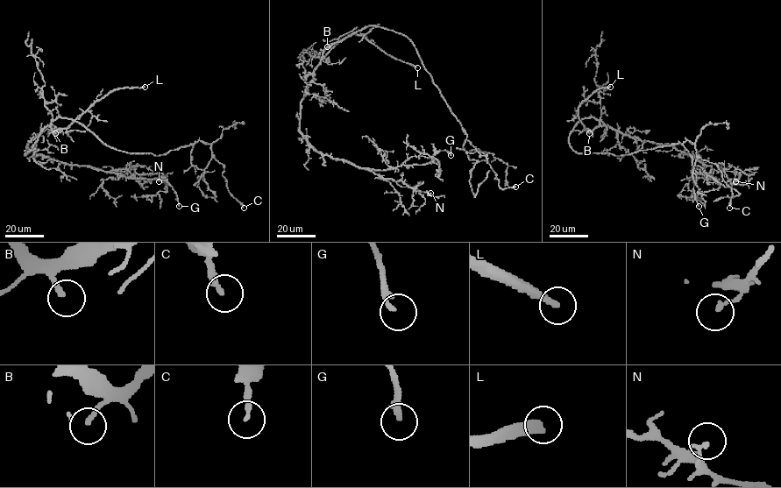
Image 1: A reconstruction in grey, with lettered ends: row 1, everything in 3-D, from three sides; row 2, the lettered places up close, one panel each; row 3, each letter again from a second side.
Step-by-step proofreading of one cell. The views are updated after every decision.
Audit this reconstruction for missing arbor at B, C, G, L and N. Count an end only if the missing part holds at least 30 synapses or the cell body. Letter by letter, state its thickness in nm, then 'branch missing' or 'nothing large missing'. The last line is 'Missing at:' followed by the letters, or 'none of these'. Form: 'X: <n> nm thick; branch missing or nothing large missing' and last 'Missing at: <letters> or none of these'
B: 160 nm thick; branch missing
C: 220 nm thick; nothing large missing
G: 220 nm thick; nothing large missing
L: 320 nm thick; branch missing
N: 160 nm thick; nothing large missing
Missing at: B, L

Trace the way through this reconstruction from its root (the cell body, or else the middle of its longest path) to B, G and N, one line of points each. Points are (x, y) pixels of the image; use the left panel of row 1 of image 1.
B: (59, 117), (52, 123), (51, 129), (55, 133)
G: (59, 117), (27, 143), (31, 151), (62, 163), (126, 177), (161, 173), (176, 193), (179, 206)
N: (59, 117), (27, 143), (31, 151), (62, 163), (105, 171), (126, 169), (141, 184), (153, 180), (159, 181)

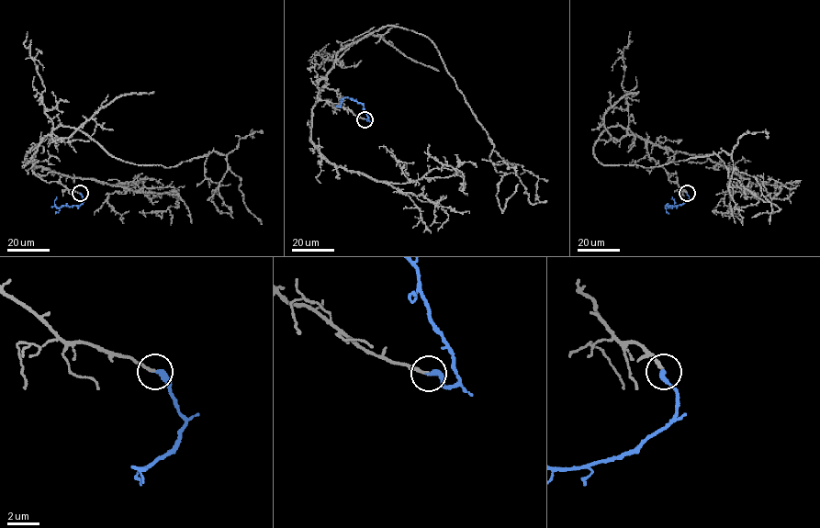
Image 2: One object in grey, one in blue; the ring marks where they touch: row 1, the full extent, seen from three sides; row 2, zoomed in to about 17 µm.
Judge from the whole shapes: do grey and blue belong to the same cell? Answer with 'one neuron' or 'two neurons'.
one neuron

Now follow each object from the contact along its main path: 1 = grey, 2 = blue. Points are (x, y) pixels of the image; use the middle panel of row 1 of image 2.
1: (365, 119), (320, 100), (317, 81), (384, 27), (421, 33), (493, 145), (502, 211), (518, 184)
2: (365, 119), (368, 119), (361, 104), (346, 96), (342, 103)

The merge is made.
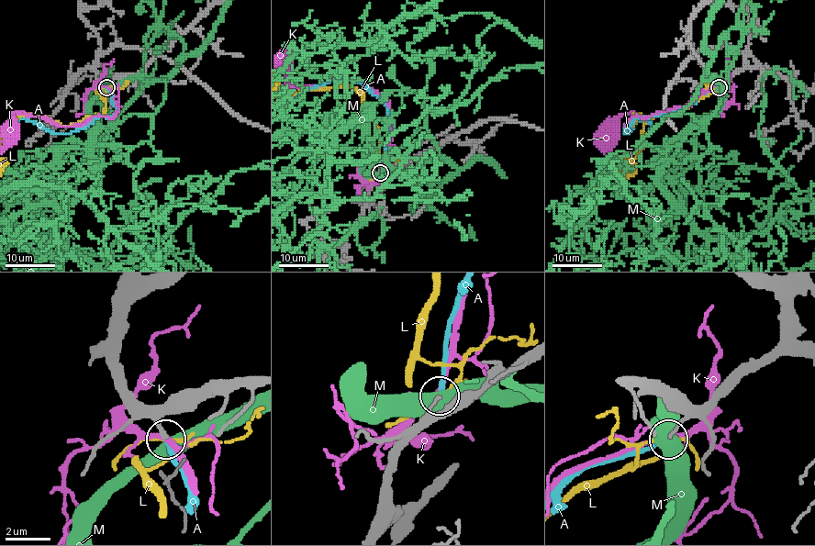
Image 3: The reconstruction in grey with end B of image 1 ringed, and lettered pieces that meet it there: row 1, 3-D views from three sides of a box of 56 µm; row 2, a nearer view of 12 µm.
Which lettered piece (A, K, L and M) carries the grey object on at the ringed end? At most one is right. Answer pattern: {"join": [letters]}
{"join": ["A"]}

